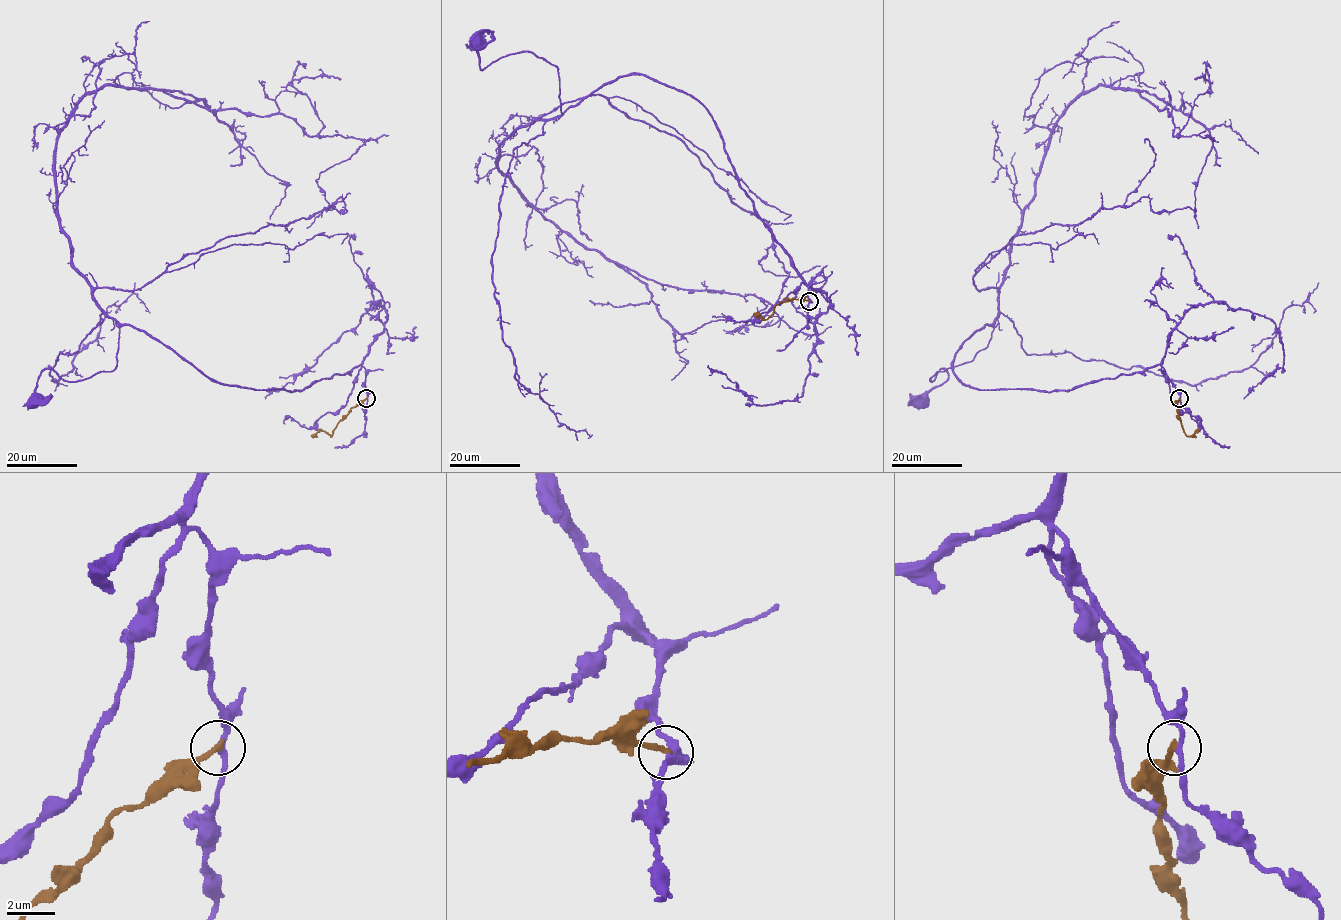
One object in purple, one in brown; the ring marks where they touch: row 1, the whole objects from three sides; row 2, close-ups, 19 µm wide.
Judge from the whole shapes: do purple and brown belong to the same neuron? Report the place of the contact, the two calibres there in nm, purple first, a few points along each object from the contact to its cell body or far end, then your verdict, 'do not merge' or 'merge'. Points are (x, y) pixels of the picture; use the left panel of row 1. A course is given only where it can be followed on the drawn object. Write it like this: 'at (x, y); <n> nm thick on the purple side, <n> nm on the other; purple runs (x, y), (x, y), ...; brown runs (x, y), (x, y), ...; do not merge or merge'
at (366, 398); 200 nm thick on the purple side, 240 nm on the other; purple runs (367, 398), (361, 364), (298, 390), (241, 387), (123, 325), (113, 370), (64, 380), (45, 369), (35, 401); brown runs (366, 398), (352, 407), (331, 436), (323, 430), (310, 436); do not merge

